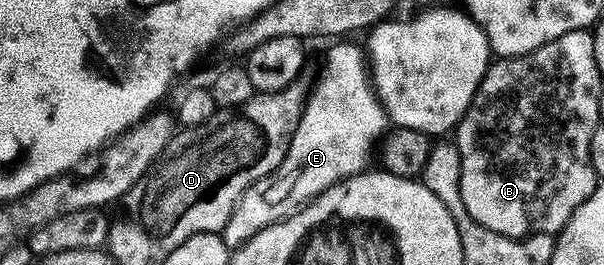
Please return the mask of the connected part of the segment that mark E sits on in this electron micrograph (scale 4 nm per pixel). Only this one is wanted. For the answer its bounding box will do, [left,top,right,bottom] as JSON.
[222,41,390,249]

